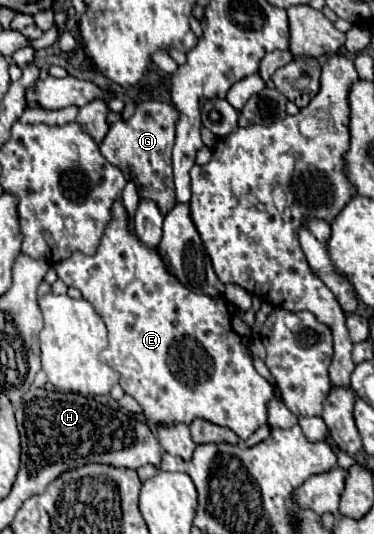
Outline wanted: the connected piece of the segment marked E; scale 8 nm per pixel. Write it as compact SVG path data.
M123 204L115 206L115 218L111 220L111 226L107 226L95 256L75 252L53 268L57 276L67 286L75 286L103 318L109 332L109 346L99 358L121 374L119 386L139 402L151 424L175 426L191 424L195 418L201 418L231 428L241 440L247 440L259 428L259 422L261 426L267 424L267 402L273 388L253 368L249 356L251 330L241 320L243 312L225 300L195 294L171 276L159 254L145 248L137 236L127 232L127 212Z

